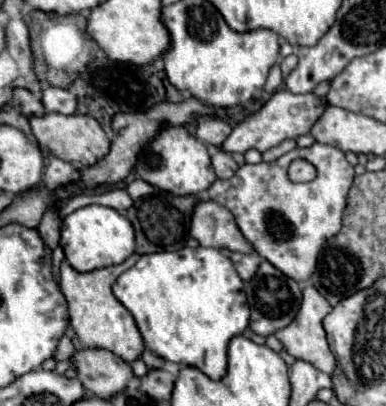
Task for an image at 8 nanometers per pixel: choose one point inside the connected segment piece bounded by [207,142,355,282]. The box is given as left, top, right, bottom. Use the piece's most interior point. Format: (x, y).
(286, 223)

